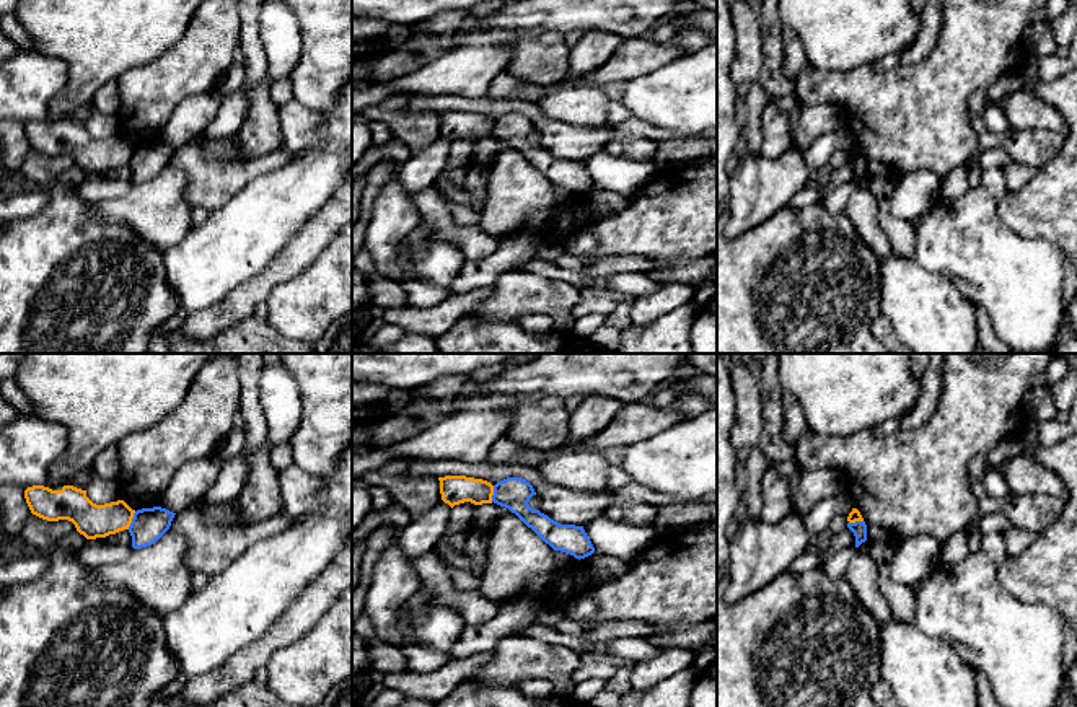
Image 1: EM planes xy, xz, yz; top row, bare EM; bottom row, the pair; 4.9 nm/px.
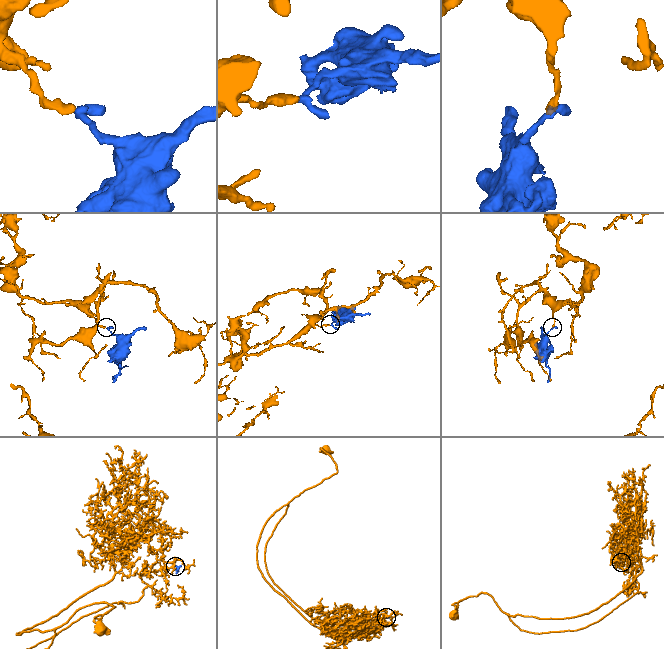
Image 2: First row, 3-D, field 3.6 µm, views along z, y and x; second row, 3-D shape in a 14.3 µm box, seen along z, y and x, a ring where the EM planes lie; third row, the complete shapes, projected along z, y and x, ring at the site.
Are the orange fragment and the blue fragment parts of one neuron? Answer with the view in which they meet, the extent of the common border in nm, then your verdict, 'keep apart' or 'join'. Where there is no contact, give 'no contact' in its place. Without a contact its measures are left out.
contact in xy; length 100 nm; keep apart

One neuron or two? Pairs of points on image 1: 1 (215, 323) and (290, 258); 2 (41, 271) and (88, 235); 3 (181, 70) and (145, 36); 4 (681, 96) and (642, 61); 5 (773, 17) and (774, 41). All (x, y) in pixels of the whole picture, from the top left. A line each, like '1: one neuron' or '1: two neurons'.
1: one neuron
2: one neuron
3: two neurons
4: two neurons
5: one neuron

